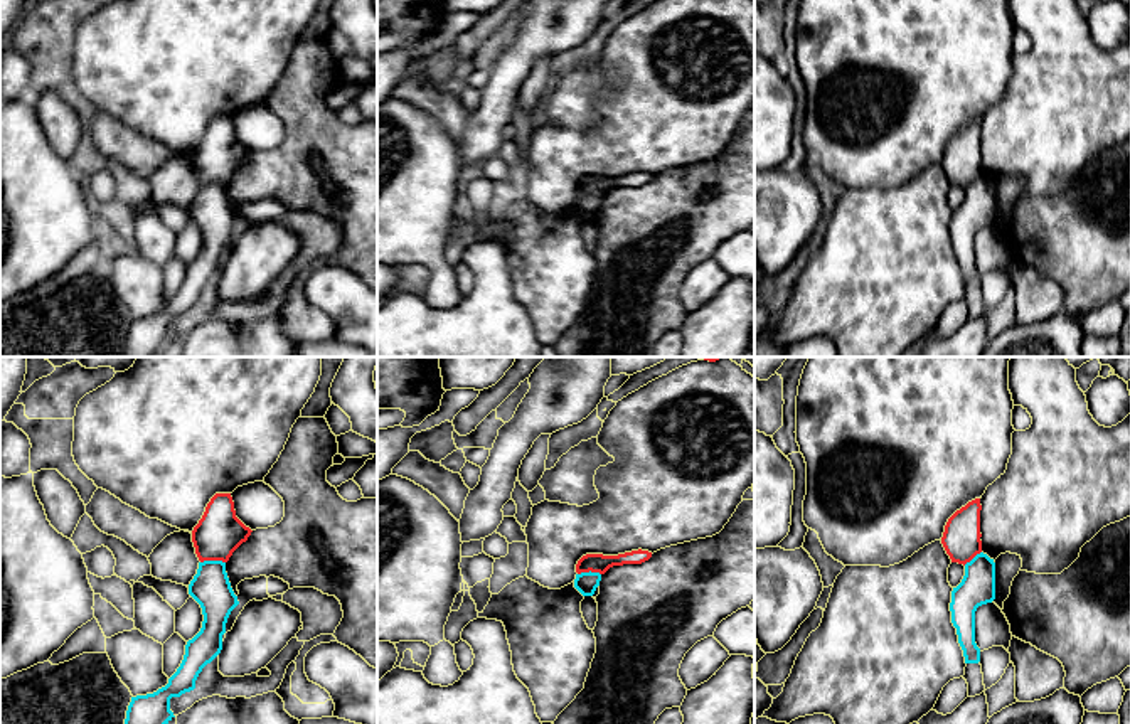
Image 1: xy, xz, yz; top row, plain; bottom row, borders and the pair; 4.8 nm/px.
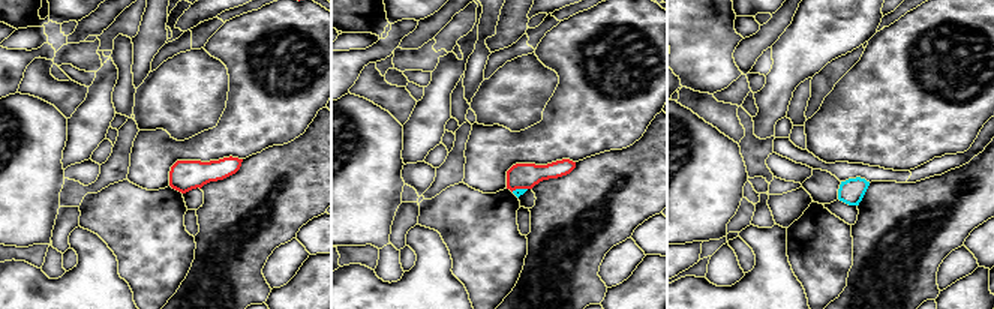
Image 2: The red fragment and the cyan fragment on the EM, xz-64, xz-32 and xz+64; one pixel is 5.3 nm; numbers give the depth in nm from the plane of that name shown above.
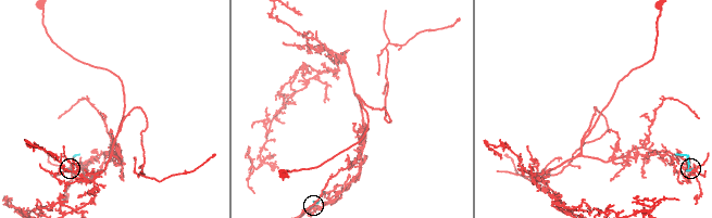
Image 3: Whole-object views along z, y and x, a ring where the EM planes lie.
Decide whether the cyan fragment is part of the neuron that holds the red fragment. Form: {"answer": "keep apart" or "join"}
{"answer": "keep apart"}

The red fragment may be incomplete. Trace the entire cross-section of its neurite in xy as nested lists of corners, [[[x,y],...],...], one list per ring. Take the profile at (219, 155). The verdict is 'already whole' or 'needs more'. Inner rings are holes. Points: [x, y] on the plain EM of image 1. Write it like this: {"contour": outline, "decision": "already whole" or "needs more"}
{"contour": [[[216,116],[192,153],[192,165],[200,185],[227,185],[232,175],[248,163],[251,155],[253,153],[236,140],[231,116]]], "decision": "already whole"}

